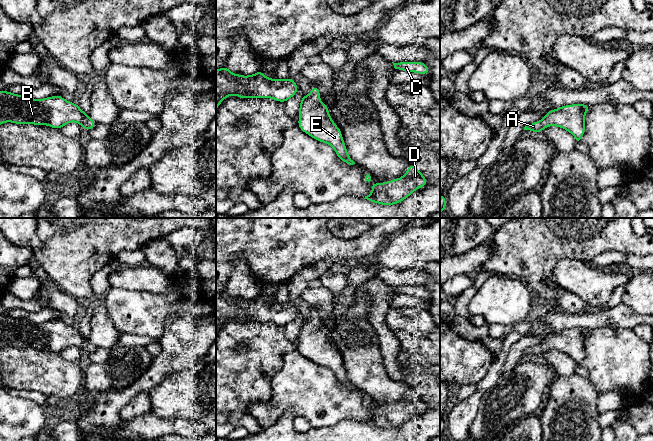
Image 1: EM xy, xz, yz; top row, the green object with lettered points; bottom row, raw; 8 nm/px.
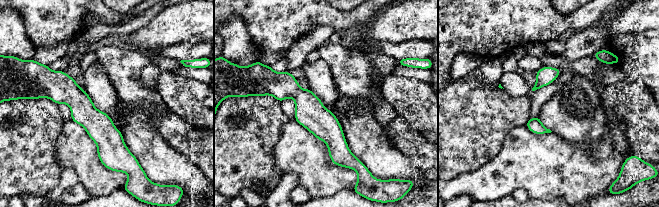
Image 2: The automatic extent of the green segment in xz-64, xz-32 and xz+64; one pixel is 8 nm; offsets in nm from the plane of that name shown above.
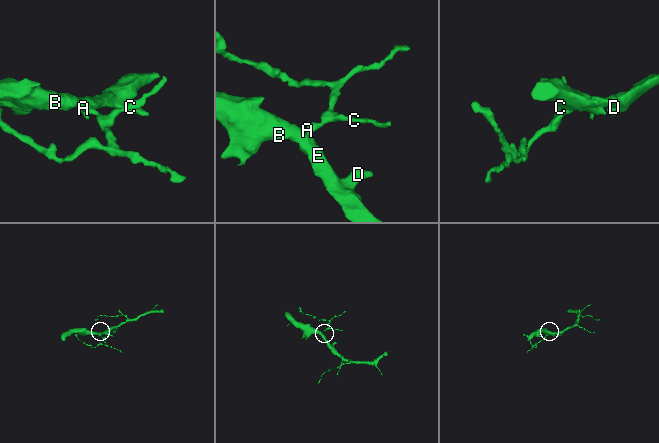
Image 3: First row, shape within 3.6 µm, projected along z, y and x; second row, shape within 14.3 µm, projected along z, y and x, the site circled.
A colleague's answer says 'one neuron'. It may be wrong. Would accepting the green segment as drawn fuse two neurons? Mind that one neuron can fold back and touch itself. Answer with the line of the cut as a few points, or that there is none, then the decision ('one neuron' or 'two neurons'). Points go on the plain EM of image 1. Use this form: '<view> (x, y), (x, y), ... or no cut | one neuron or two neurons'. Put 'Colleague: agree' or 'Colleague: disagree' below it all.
no cut | one neuron
Colleague: agree

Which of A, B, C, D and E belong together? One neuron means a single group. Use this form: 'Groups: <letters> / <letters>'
Groups: A B C D E

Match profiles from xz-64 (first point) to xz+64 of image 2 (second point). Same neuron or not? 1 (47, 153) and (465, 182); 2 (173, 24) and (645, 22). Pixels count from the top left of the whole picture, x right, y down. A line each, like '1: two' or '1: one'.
1: two
2: one

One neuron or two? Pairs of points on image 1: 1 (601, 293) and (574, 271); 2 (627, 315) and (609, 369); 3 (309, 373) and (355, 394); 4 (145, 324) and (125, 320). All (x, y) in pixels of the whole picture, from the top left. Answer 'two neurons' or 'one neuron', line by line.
1: one neuron
2: two neurons
3: one neuron
4: one neuron

